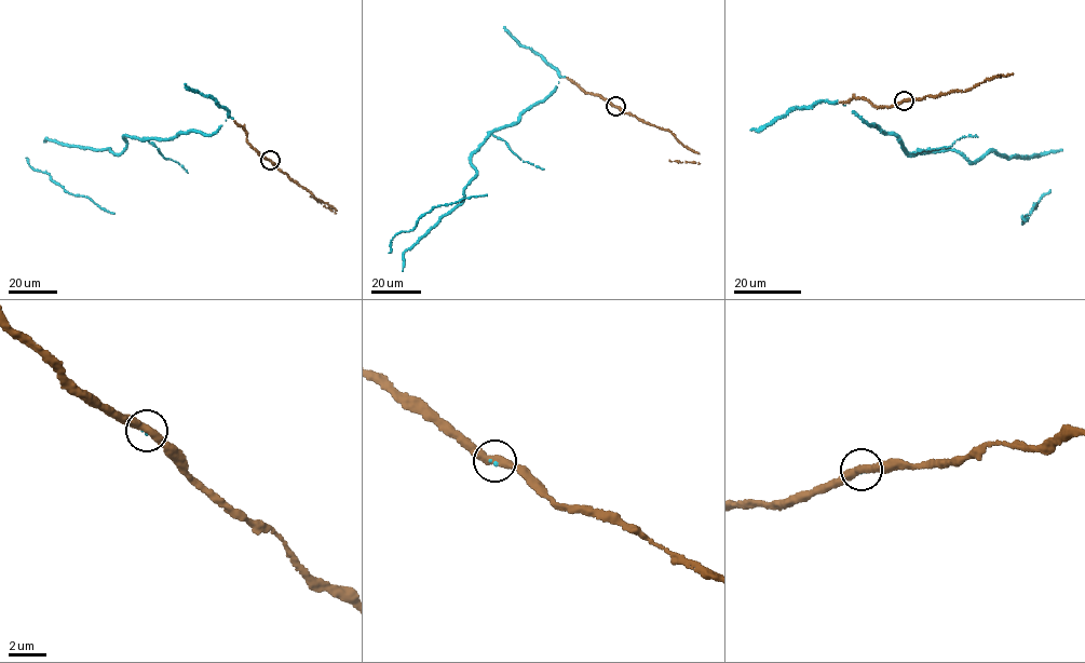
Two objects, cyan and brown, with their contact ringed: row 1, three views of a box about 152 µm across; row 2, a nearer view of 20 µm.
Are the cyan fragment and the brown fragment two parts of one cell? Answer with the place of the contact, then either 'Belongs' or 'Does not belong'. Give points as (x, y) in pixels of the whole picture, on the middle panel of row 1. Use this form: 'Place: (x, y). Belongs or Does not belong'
Place: (615, 106). Belongs

